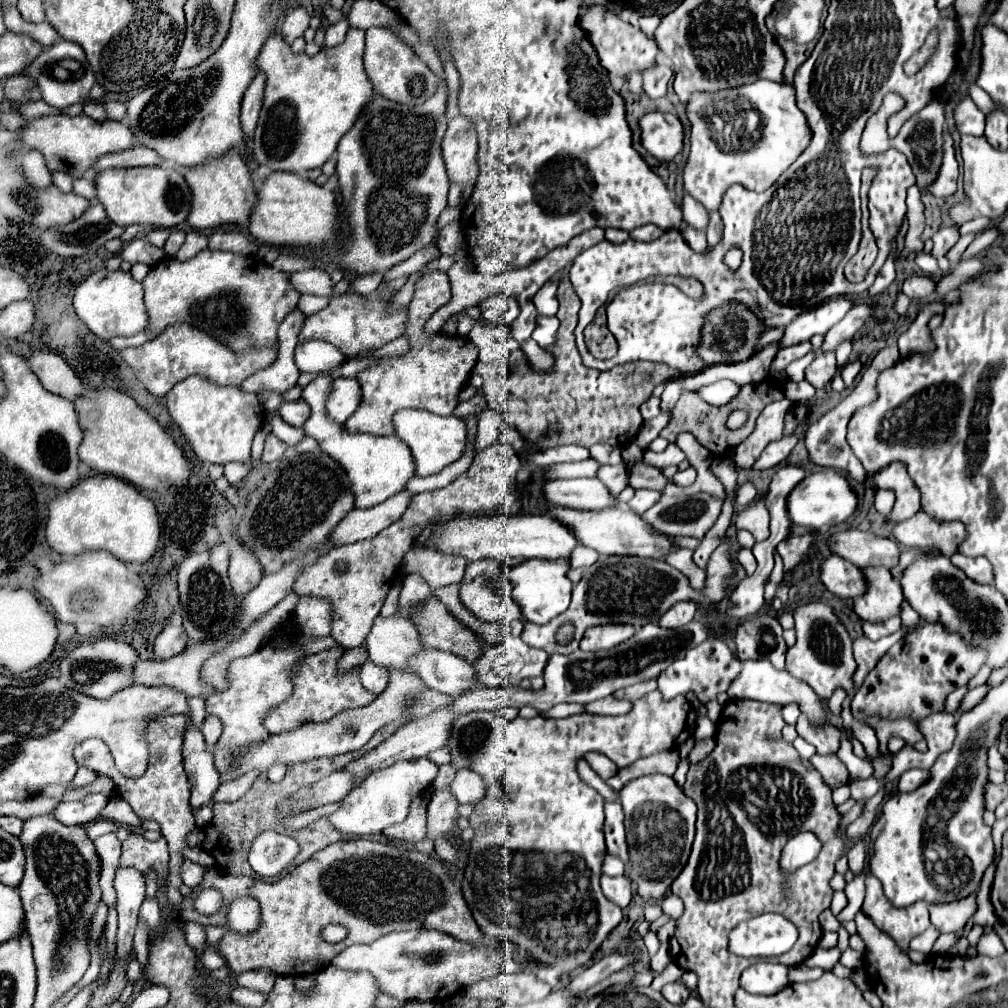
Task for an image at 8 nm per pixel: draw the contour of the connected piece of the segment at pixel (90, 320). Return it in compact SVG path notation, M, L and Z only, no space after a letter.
M106 268L90 274L84 282L78 284L74 294L74 310L78 318L88 326L88 330L102 340L114 336L132 336L146 328L146 308L144 308L144 288L132 278L130 272L110 272Z

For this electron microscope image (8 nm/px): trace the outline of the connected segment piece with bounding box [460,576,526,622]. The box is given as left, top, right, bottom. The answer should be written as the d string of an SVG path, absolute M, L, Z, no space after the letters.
M478 576L470 584L462 584L460 600L468 608L468 612L484 622L512 622L516 618L526 622L526 618L520 614L520 608L508 596L500 596L492 588L488 588L484 576Z

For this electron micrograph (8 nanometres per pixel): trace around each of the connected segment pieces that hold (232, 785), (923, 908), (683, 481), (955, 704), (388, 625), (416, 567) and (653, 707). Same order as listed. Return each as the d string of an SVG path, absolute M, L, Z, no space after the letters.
M246 772L242 778L222 782L220 788L216 790L216 794L212 796L212 802L236 802L240 796L244 796L248 786L252 786L252 780L256 776L260 776L260 772Z
M870 874L866 876L866 914L904 950L908 950L908 942L914 936L930 928L926 902L916 902L908 908L892 906L890 900L884 896L880 882Z
M692 466L688 470L684 470L684 472L674 474L674 482L680 484L680 486L690 486L694 480L696 480L696 470Z
M968 686L954 690L954 692L946 698L946 708L944 708L944 710L950 712L950 714L954 714L954 712L960 708L960 702L962 702L962 698L966 696L966 692L968 692Z
M376 616L374 624L372 624L372 630L370 634L366 636L366 648L368 648L368 658L370 662L378 664L378 666L384 666L384 668L402 668L402 670L408 670L408 664L406 664L406 658L410 654L416 654L418 650L422 650L422 644L418 640L418 630L416 626L402 618L402 616Z
M424 546L412 548L402 560L402 567L422 574L422 578L430 584L430 588L460 584L466 564L468 562L460 556L448 556Z
M650 692L642 698L638 698L636 702L632 702L632 712L622 714L622 716L596 716L596 714L574 714L562 720L552 720L552 718L516 718L508 724L506 728L506 736L504 736L504 744L500 748L500 752L496 752L494 756L480 756L480 760L476 760L476 764L472 764L472 770L478 772L484 780L486 792L482 796L482 800L478 800L474 804L474 812L468 818L470 826L476 828L476 836L472 838L470 844L470 856L468 856L468 866L464 872L464 880L462 880L462 892L464 898L472 910L474 920L478 922L480 930L484 932L484 936L498 940L500 948L504 948L504 944L510 944L510 948L514 950L506 950L506 952L524 952L528 954L538 968L530 970L538 980L542 982L550 982L552 986L558 984L562 980L564 974L570 974L572 970L576 970L578 966L586 966L594 954L598 952L598 948L602 946L602 942L608 938L608 934L622 922L622 910L618 906L614 906L612 902L608 902L602 896L600 890L600 876L602 876L602 862L606 856L606 844L604 844L604 834L602 834L602 824L604 824L604 800L602 796L598 796L598 792L594 788L590 788L586 782L580 780L578 772L576 772L576 764L580 758L584 758L588 752L600 752L610 758L618 768L626 768L632 762L652 756L656 752L664 752L664 750L676 750L680 746L680 742L686 742L686 738L692 736L696 726L696 712L690 706L690 702L686 700L686 696L676 696L672 700L664 700L660 696L660 692Z

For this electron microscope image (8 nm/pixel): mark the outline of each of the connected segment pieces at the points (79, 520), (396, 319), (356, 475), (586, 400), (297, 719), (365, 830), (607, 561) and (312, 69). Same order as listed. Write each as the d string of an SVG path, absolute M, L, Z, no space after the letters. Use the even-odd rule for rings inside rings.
M90 476L48 502L46 542L62 556L84 550L108 550L124 562L146 562L158 546L160 524L156 506L132 484L114 476Z
M360 294L336 296L330 300L330 304L324 310L306 318L302 332L300 332L300 342L310 340L310 338L326 340L326 342L334 344L346 356L356 356L364 350L382 348L384 344L402 336L404 326L406 326L406 308L402 308L400 312L396 312L392 316L386 316L384 308L386 308L384 300L372 300L372 298L366 298Z
M318 376L314 382L310 382L304 388L302 398L312 408L312 416L304 424L304 432L318 442L320 450L326 456L332 456L332 460L336 460L344 468L350 480L350 490L354 494L354 508L372 508L384 502L386 498L398 494L400 490L404 490L404 484L408 482L408 478L414 476L412 452L408 452L406 444L394 434L384 436L384 438L374 436L374 434L350 434L346 432L344 426L328 420L324 416L324 402L330 392L328 388L330 384L332 384L332 378Z
M564 272L561 277L559 287L564 289L564 308L558 310L558 320L560 320L560 328L558 328L558 338L556 342L548 348L554 356L554 364L552 368L548 370L540 370L536 368L522 350L514 350L512 352L512 360L514 360L514 372L524 372L524 390L522 390L522 382L516 384L514 388L514 394L504 394L508 392L506 388L512 384L510 378L488 378L484 382L484 388L490 388L490 390L484 390L486 398L488 394L502 394L504 400L498 402L498 404L490 404L488 400L488 408L496 408L500 412L504 412L506 416L506 422L516 428L524 438L528 440L534 440L540 448L548 448L548 446L556 446L556 444L577 444L584 447L591 447L596 442L618 442L618 446L626 446L628 442L632 442L632 438L636 436L636 432L639 432L640 427L643 424L643 418L641 416L640 404L644 400L648 400L652 394L652 390L658 384L666 384L668 380L676 378L680 372L672 372L672 368L668 366L660 366L660 364L654 364L654 362L630 362L630 364L624 364L624 366L614 366L612 370L606 370L602 374L594 374L594 370L590 368L584 368L582 362L580 362L580 356L578 356L578 350L576 350L576 344L574 344L574 326L576 326L576 320L578 320L578 314L576 310L572 308L566 308L568 305L572 307L580 307L581 302L573 289L572 284L569 281L568 272Z
M334 648L334 650L306 656L304 664L296 670L296 676L294 676L294 694L280 708L268 714L268 718L264 720L264 726L268 728L268 732L278 734L278 732L288 732L292 728L298 728L304 722L324 722L344 710L368 706L376 698L372 696L372 692L362 688L354 670L350 670L344 676L336 674L336 662L342 656L340 652L342 648Z
M428 758L400 760L400 764L392 764L392 768L384 768L384 772L372 772L372 776L368 776L356 790L352 790L342 800L342 806L328 818L340 832L348 832L356 836L382 832L386 826L402 822L408 816L410 800L436 778L436 772L438 766Z
M724 542L714 550L708 562L704 590L694 590L688 578L680 574L676 568L668 566L664 560L648 560L640 556L600 556L598 562L594 562L592 566L584 570L580 582L574 586L572 602L568 610L556 620L552 620L552 624L526 622L522 630L522 640L532 648L540 648L550 654L576 652L584 632L592 626L600 626L608 622L610 624L634 624L634 626L642 626L650 622L656 624L658 618L664 612L668 612L668 608L672 608L672 604L684 602L684 600L692 600L698 608L716 606L724 598L726 578L730 576L734 576L734 570L730 564L730 546ZM564 622L574 622L576 632L574 632L574 640L568 646L558 646L554 636L556 636L556 630Z
M350 28L346 40L336 48L322 48L316 56L292 54L290 46L272 32L258 58L256 72L264 72L264 106L252 140L252 156L260 166L294 174L322 168L336 152L340 138L356 124L362 108L374 96L362 66L364 30Z

